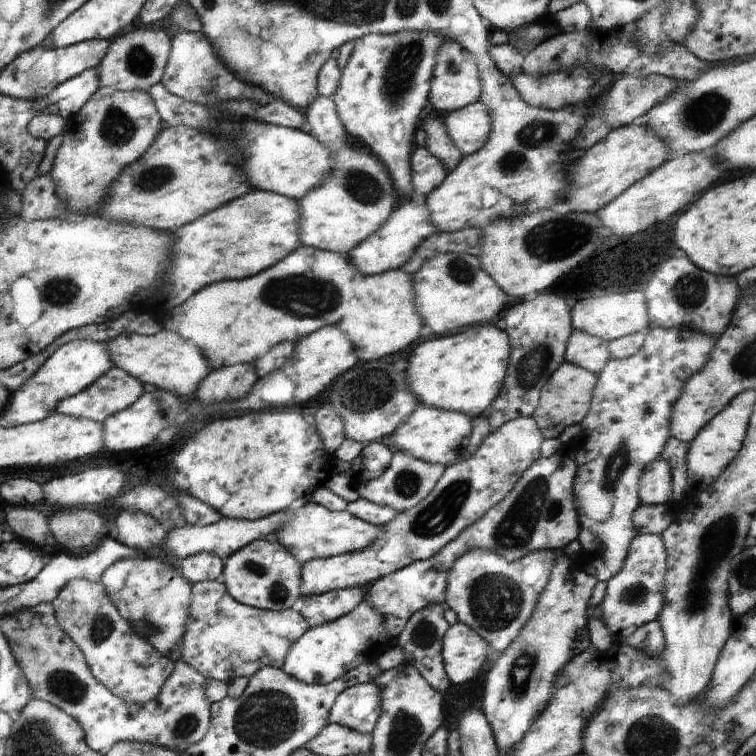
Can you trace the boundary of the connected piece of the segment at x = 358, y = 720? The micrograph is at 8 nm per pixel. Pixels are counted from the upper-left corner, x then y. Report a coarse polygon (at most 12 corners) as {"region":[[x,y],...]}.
{"region":[[375,682],[349,686],[329,724],[372,734],[381,713]]}

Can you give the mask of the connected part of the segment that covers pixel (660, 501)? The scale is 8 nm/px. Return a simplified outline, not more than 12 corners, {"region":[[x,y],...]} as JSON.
{"region":[[661,456],[644,468],[642,504],[672,497],[672,470]]}

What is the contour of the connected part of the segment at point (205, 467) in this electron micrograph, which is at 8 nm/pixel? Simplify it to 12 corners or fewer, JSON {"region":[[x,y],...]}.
{"region":[[296,412],[206,424],[176,456],[186,492],[261,519],[336,474]]}

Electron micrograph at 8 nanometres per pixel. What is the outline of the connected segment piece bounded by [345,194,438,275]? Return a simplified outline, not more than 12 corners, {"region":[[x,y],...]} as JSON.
{"region":[[413,194],[376,234],[345,255],[365,275],[402,268],[434,236]]}

